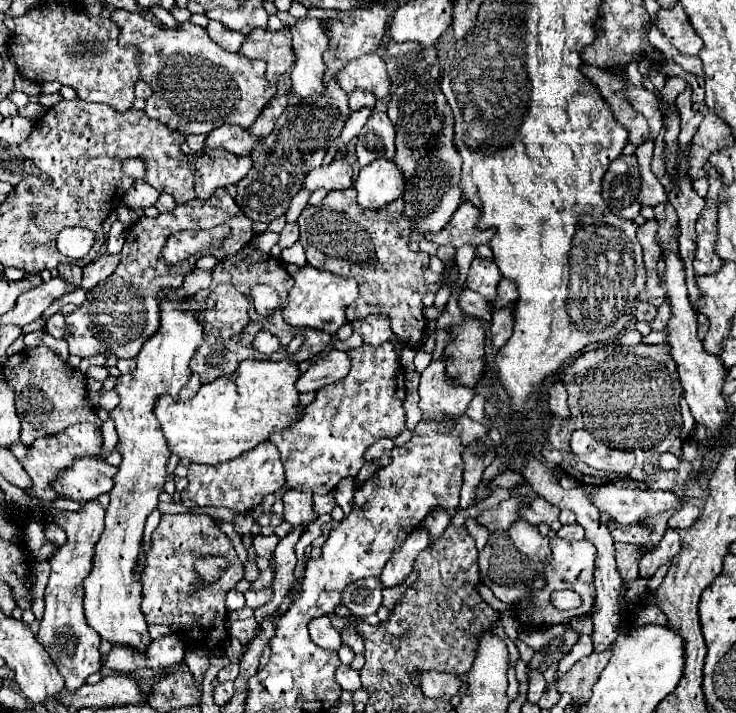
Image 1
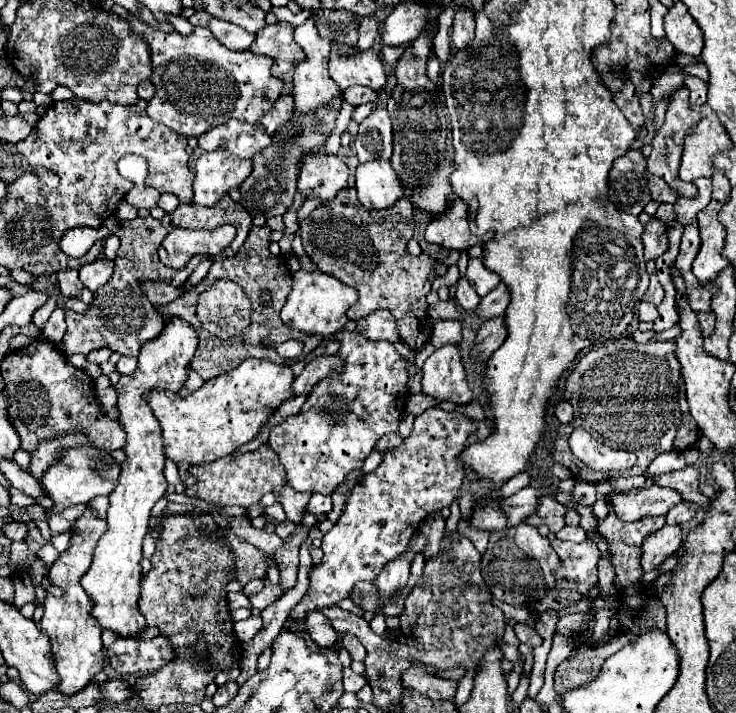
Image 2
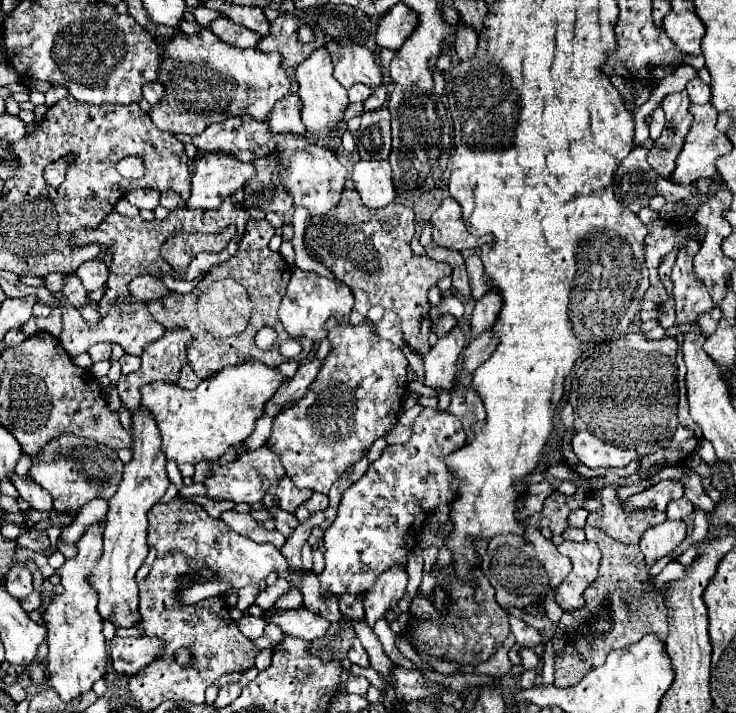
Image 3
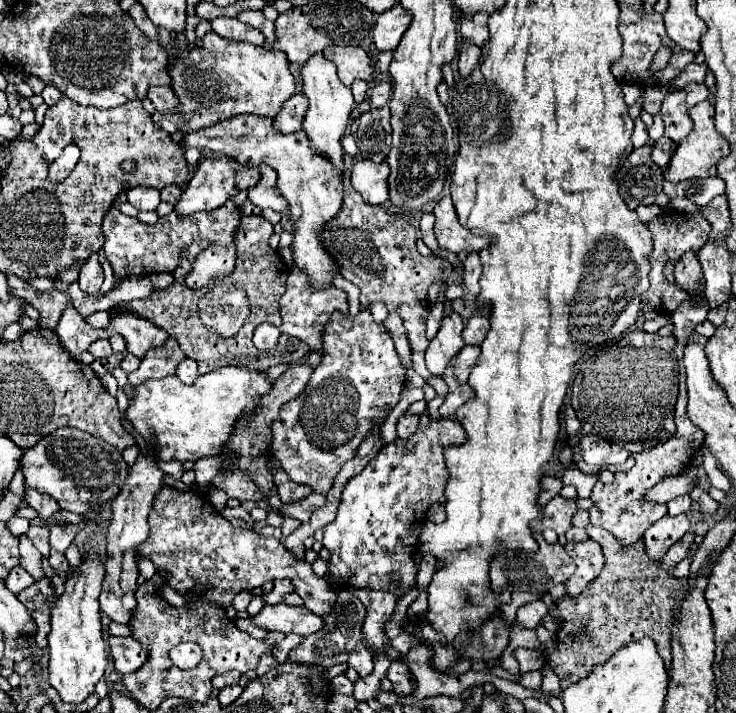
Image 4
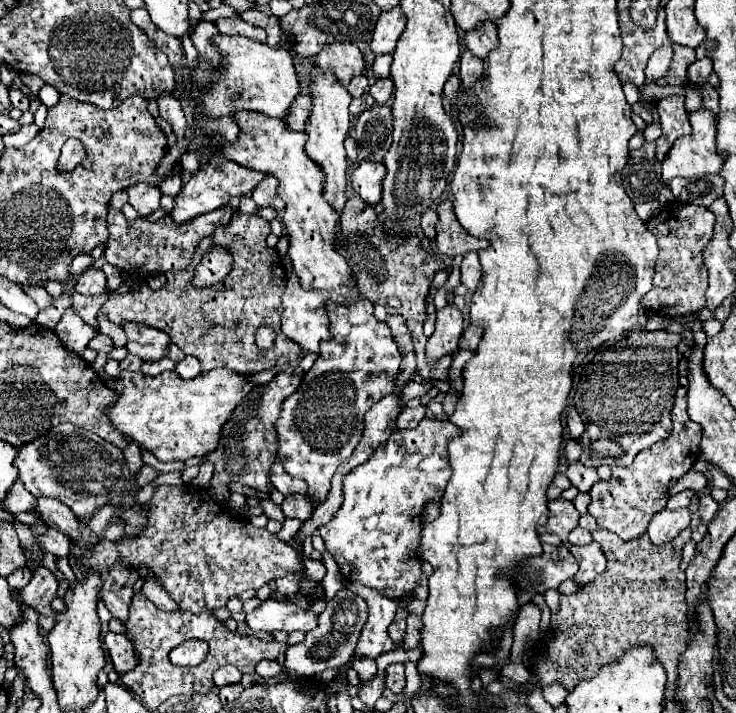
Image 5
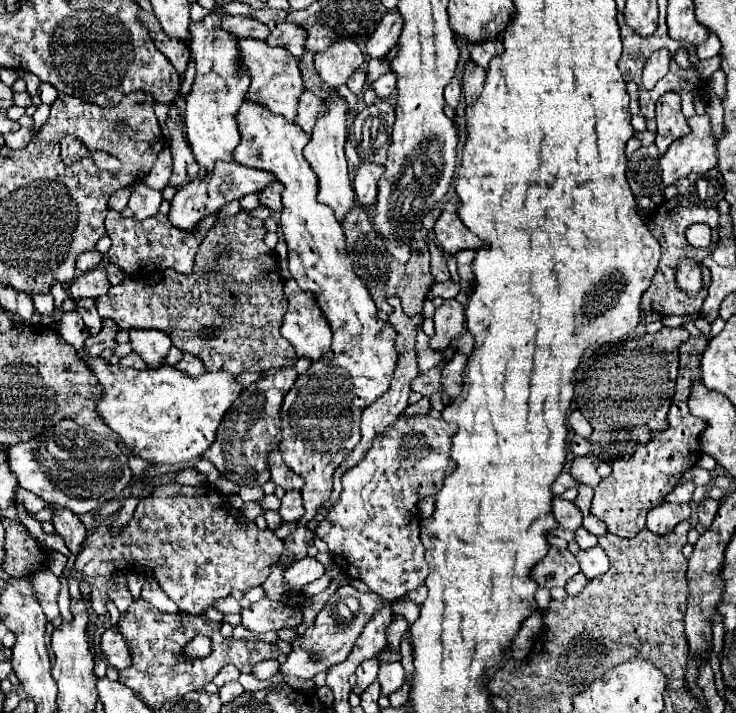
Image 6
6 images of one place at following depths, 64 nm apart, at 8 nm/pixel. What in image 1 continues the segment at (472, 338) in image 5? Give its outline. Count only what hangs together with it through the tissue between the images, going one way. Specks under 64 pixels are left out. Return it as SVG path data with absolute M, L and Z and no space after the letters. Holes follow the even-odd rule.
M502 278L500 284L498 284L498 298L496 298L496 302L494 302L492 308L494 308L494 310L496 310L496 308L504 308L504 306L512 304L516 298L518 298L516 284L514 284L512 280L508 280L508 278Z

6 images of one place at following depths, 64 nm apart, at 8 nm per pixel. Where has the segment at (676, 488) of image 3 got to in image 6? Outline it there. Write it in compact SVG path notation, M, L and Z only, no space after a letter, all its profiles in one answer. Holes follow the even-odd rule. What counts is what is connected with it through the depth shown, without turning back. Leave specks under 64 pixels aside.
M700 466L690 468L690 470L688 470L688 472L684 472L684 476L680 478L680 482L694 482L696 486L708 486L708 484L710 484L710 480L712 480L710 472L708 472L708 470L704 470L704 468L700 468Z

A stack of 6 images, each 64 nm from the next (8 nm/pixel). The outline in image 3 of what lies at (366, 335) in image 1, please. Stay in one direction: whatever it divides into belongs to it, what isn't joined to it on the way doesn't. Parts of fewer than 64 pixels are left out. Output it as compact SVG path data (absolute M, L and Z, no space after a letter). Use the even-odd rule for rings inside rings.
M386 310L382 320L372 324L372 330L374 330L376 336L380 336L384 340L390 340L392 344L396 344L400 348L404 346L404 338L402 338L402 332L400 332L400 320L398 320L398 316L394 312Z

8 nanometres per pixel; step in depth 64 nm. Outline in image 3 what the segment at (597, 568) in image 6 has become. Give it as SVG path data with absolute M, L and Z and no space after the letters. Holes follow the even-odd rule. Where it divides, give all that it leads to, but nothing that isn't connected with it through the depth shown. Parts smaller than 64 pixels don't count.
M562 542L558 544L558 552L568 556L572 562L572 572L564 578L564 582L554 590L556 602L564 612L578 610L584 606L582 592L598 578L600 566L600 548L596 542Z

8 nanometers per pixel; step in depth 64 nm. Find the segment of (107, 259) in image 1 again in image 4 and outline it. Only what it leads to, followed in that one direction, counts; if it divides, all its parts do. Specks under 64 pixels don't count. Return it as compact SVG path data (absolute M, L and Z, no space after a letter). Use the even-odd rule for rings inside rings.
M94 254L94 256L90 256L90 258L82 264L78 284L80 284L80 288L82 288L84 292L96 296L98 290L100 290L100 286L102 286L102 282L104 282L104 272L102 272L102 266L100 266L100 262L98 262L98 256Z

